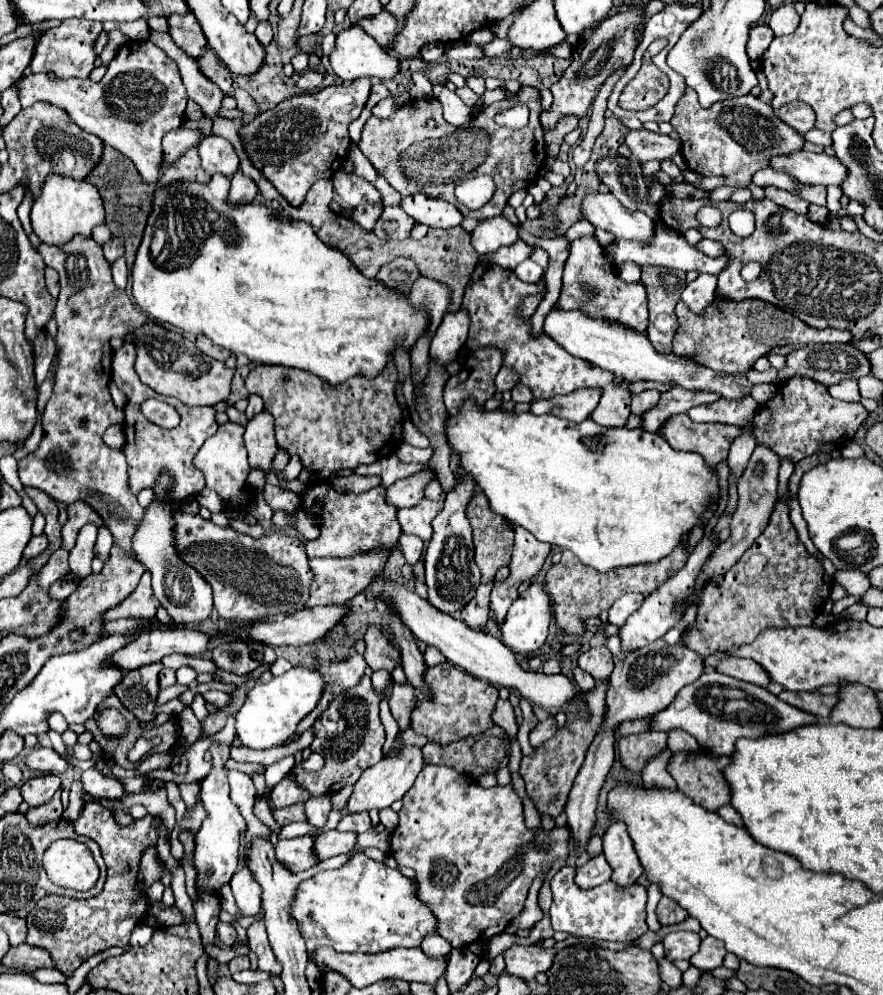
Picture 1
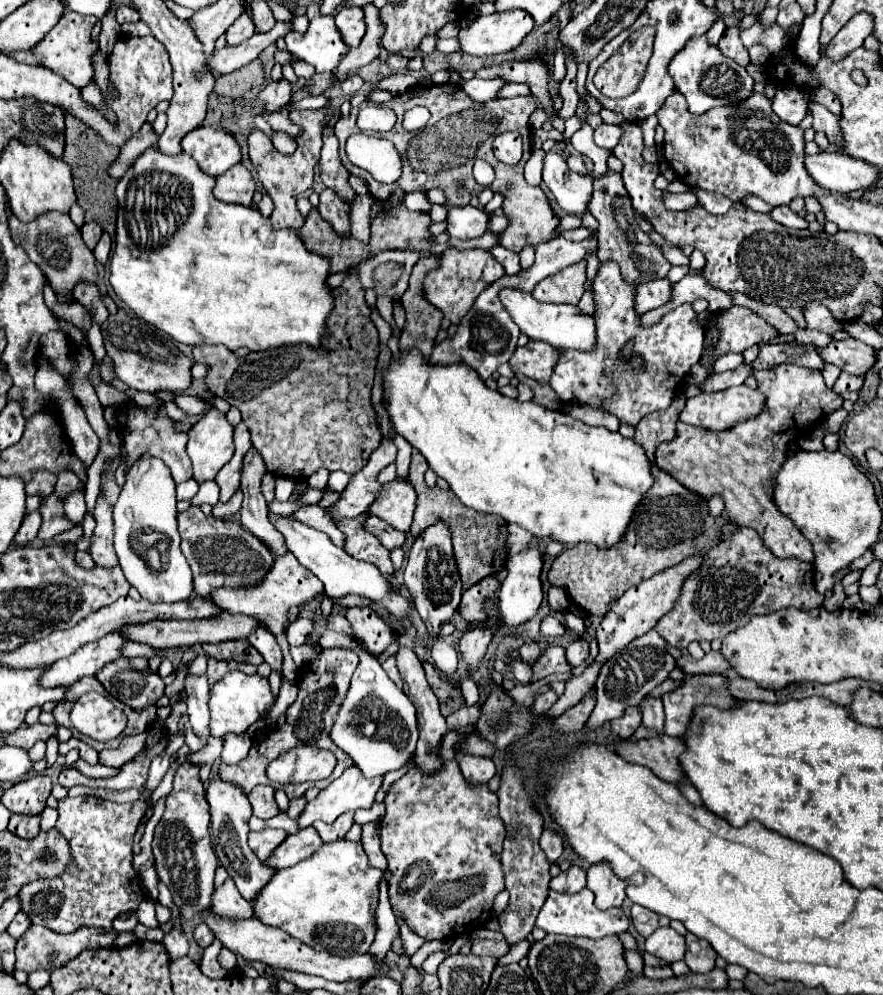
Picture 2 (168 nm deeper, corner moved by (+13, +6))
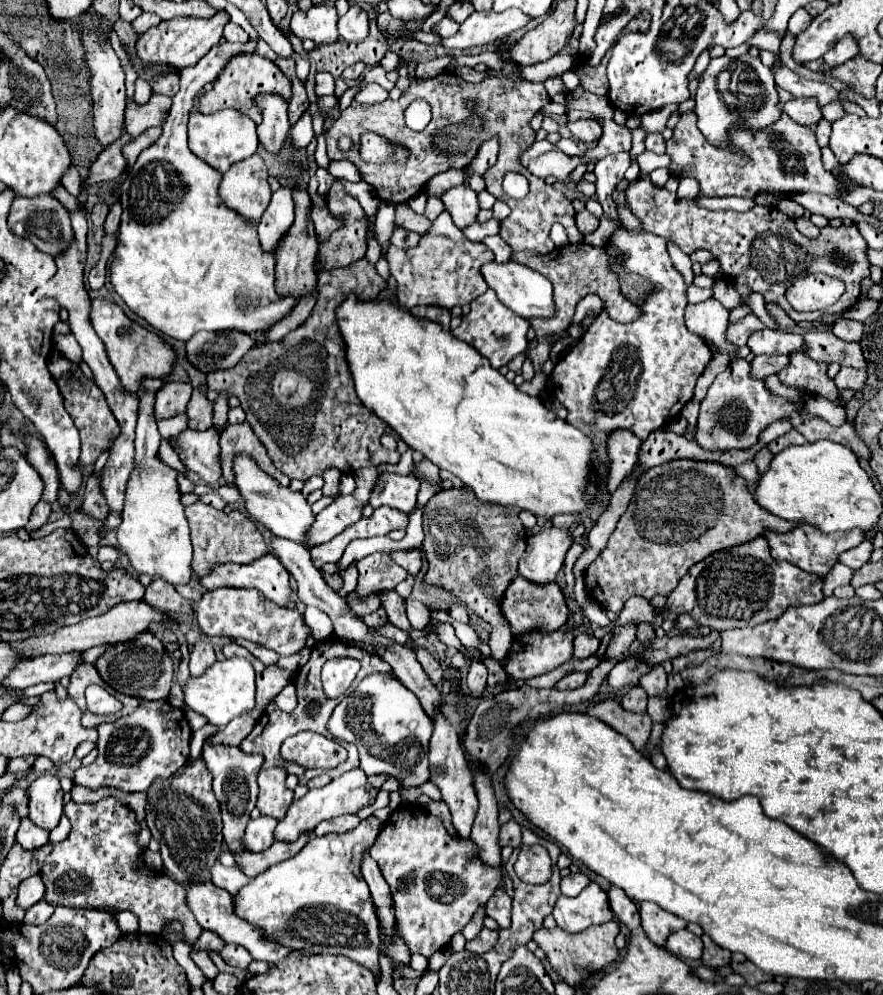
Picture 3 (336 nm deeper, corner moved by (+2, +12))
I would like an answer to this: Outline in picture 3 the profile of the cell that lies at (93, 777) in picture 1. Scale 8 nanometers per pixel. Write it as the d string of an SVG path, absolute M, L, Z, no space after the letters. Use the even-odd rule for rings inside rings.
M140 700L138 708L128 714L128 716L120 716L112 722L104 722L104 724L98 724L98 742L96 742L96 748L98 748L98 758L94 760L94 764L90 766L82 766L76 770L76 776L74 776L74 784L80 784L80 786L86 786L90 790L98 790L102 786L110 786L110 788L118 788L122 792L146 792L150 788L150 784L154 782L154 778L168 778L170 774L174 774L184 762L188 762L188 744L190 744L190 738L192 738L192 730L184 718L184 712L176 706L172 706L168 700L154 700L154 702L148 702L148 700ZM142 736L148 738L148 746L150 746L150 752L138 760L134 760L134 748L130 746L138 746Z

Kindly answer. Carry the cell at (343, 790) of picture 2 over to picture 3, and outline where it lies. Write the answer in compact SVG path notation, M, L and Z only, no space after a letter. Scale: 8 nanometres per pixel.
M354 768L354 770L346 772L346 774L342 774L340 778L334 778L324 788L308 790L306 796L302 796L300 800L294 800L290 804L286 816L274 828L274 840L278 840L278 842L296 842L300 834L312 832L324 820L330 820L330 818L336 818L336 816L344 816L344 814L354 814L360 808L374 804L376 794L378 794L378 790L374 790L366 782L366 774L360 768Z

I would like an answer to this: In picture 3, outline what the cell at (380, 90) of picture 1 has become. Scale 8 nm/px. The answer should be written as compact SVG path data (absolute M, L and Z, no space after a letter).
M354 64L354 66L348 66L344 72L342 72L342 78L346 80L346 82L356 82L356 80L360 80L362 78L362 74L364 74L364 64Z

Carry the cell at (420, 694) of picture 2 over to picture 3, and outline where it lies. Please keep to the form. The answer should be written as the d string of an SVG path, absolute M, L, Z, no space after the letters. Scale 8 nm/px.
M438 714L436 724L434 724L434 734L430 738L430 774L432 774L430 782L434 782L442 790L442 798L450 806L452 822L454 822L454 828L458 830L458 836L468 838L470 830L472 830L472 822L478 812L474 776L472 776L472 770L468 768L456 728L450 726L450 722L446 720L444 714Z

